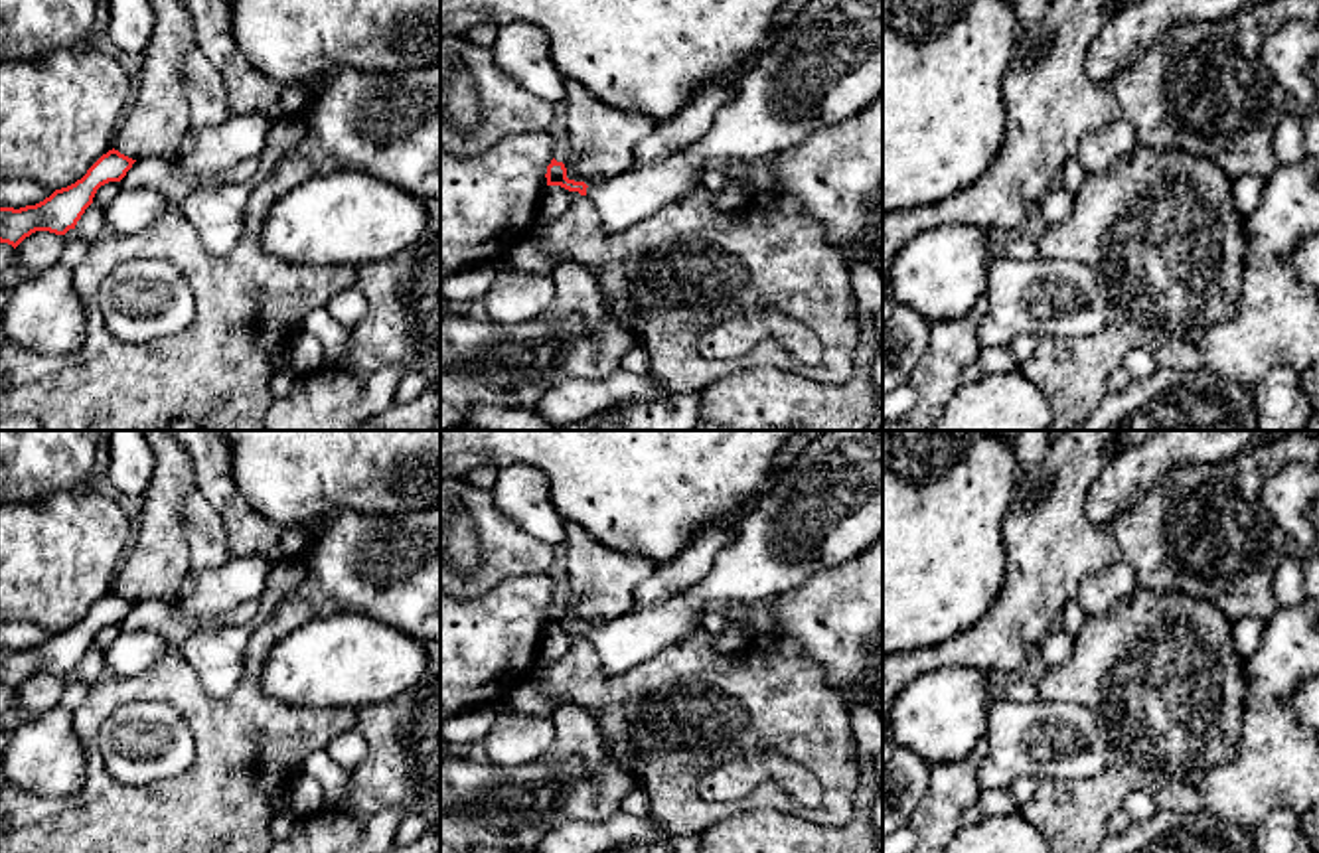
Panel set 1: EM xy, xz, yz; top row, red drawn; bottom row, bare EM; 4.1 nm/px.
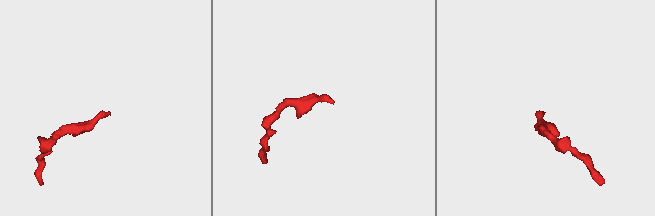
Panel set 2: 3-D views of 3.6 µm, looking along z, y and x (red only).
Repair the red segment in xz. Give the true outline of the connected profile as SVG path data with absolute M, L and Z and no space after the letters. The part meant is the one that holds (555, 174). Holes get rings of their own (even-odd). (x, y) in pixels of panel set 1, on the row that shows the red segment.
M808 0L794 20L778 30L772 45L748 67L717 111L707 134L660 162L632 166L616 178L586 186L567 178L555 158L547 186L561 186L592 199L604 233L618 233L683 199L701 186L713 158L748 162L782 154L814 132L839 124L867 109L883 93L883 0Z

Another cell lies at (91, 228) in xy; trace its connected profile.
M89 205L81 219L75 225L77 237L83 239L87 245L101 241L109 235L109 227L103 215L103 209L97 205Z

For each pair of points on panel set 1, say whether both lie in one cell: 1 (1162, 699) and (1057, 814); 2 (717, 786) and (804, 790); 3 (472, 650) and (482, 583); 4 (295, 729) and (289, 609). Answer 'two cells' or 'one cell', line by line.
1: one cell
2: one cell
3: two cells
4: one cell

